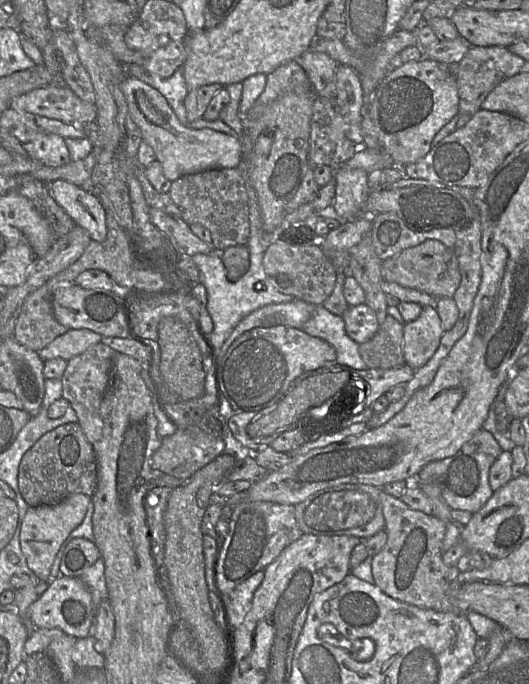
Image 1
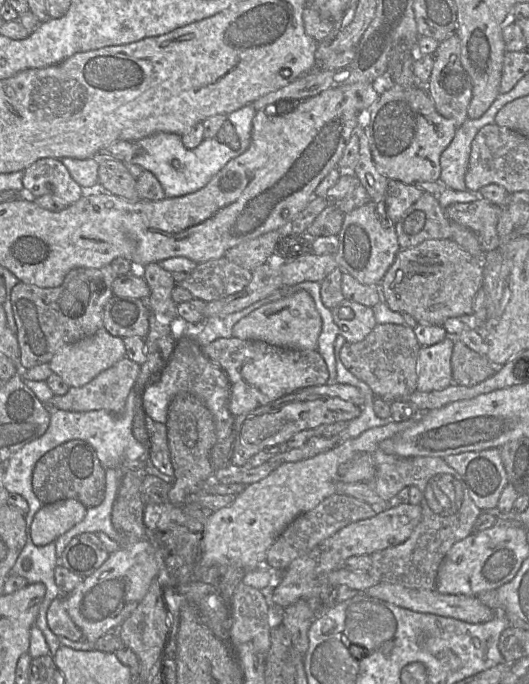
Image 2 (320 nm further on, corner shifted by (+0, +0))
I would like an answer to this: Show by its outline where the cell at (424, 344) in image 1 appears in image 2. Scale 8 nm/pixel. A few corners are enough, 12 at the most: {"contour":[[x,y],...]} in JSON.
{"contour":[[455,338],[421,347],[418,391],[453,384]]}

